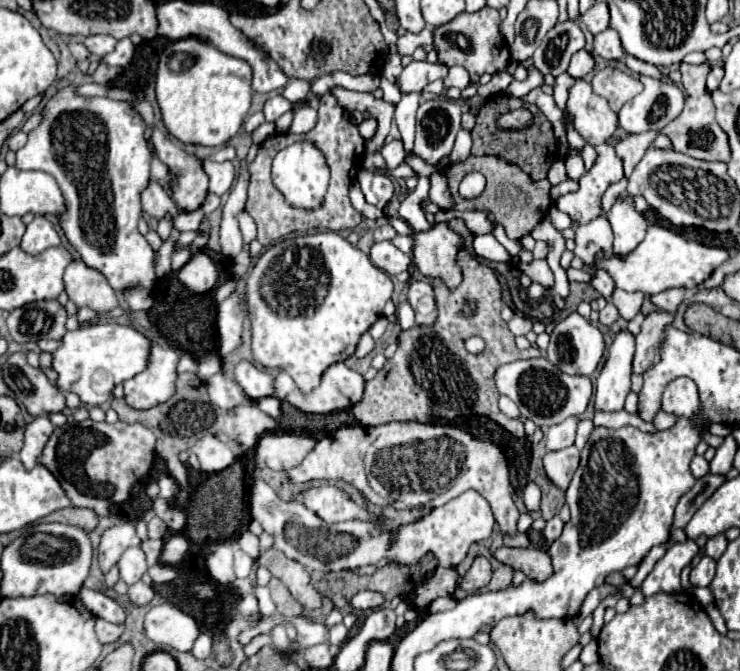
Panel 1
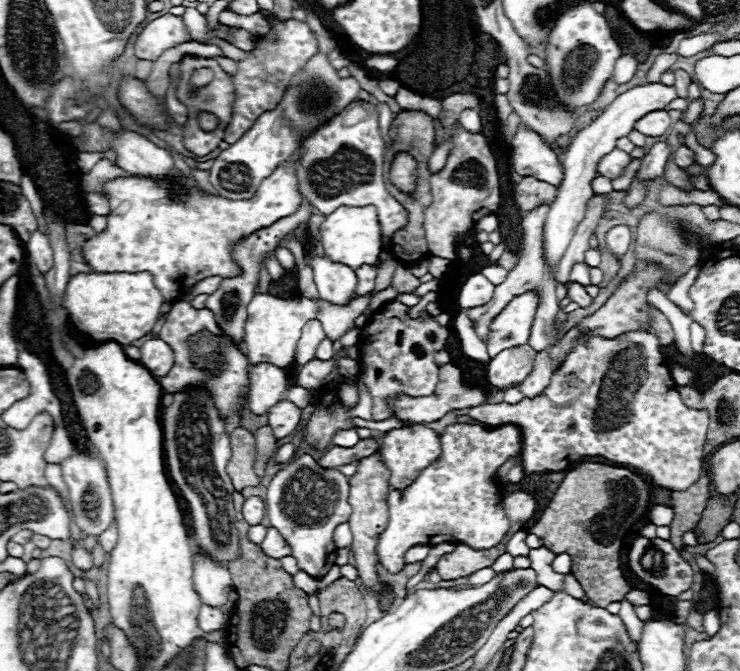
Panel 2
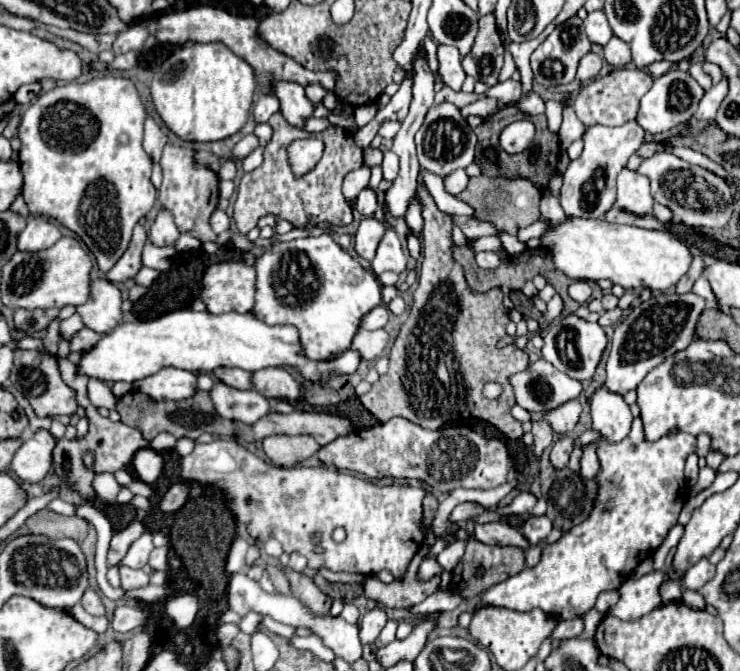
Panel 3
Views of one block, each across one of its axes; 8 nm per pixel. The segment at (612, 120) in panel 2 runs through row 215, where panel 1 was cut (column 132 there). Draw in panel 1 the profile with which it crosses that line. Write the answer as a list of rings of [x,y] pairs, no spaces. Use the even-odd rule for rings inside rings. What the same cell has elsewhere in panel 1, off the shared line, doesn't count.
[[[140,546],[136,548],[128,548],[124,552],[124,556],[120,558],[118,562],[118,568],[120,568],[120,578],[130,586],[134,582],[138,582],[144,572],[146,572],[146,558],[144,558],[144,552],[140,550]]]

